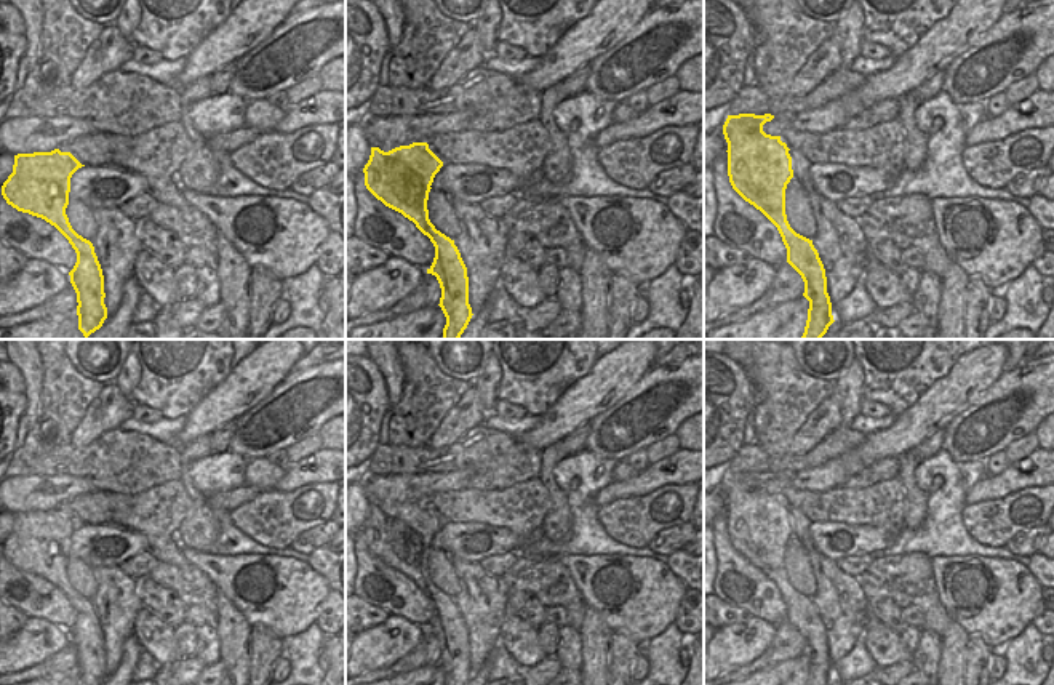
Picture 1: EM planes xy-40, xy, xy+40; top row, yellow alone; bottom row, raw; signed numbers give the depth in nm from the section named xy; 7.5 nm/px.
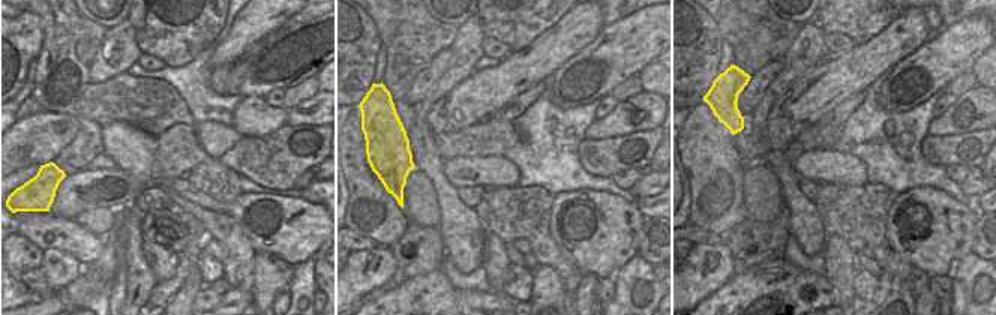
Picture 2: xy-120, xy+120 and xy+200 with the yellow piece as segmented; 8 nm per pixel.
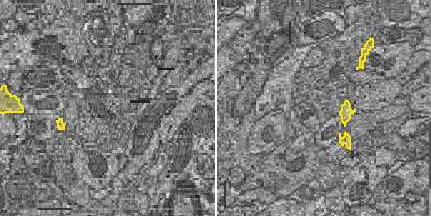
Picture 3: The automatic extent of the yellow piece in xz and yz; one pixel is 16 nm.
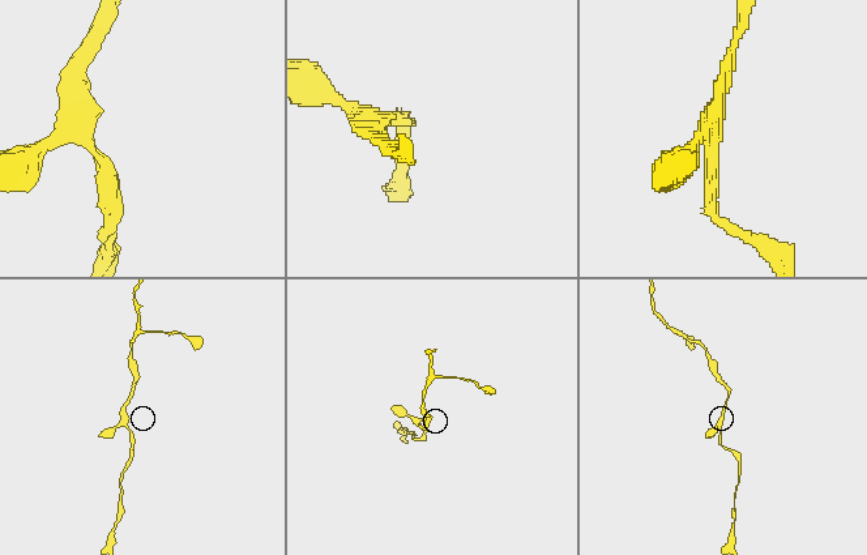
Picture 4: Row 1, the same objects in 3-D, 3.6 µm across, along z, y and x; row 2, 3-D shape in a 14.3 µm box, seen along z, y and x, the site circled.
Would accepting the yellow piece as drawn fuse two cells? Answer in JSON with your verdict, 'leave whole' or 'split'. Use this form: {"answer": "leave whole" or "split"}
{"answer": "leave whole"}

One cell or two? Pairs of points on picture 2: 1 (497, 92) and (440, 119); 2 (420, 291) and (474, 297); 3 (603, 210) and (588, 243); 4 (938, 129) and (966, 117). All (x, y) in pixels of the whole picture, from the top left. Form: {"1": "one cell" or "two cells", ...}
{"1": "one cell", "2": "one cell", "3": "one cell", "4": "one cell"}

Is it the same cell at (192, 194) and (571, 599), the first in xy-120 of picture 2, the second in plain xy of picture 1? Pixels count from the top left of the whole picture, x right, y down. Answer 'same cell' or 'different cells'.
different cells

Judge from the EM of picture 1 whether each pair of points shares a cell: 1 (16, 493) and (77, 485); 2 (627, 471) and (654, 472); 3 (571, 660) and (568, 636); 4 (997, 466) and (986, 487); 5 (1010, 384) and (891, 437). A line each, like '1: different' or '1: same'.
1: same
2: different
3: same
4: different
5: different

